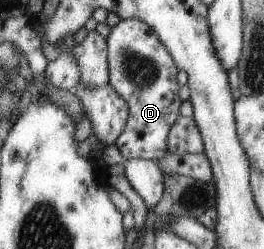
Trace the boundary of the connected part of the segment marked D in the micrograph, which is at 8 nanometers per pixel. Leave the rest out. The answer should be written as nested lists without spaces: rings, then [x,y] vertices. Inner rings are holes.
[[[134,18],[120,19],[110,28],[105,42],[108,84],[126,100],[129,109],[125,129],[115,141],[115,146],[128,161],[138,158],[155,162],[168,153],[169,130],[177,121],[180,108],[174,60],[153,29]]]

